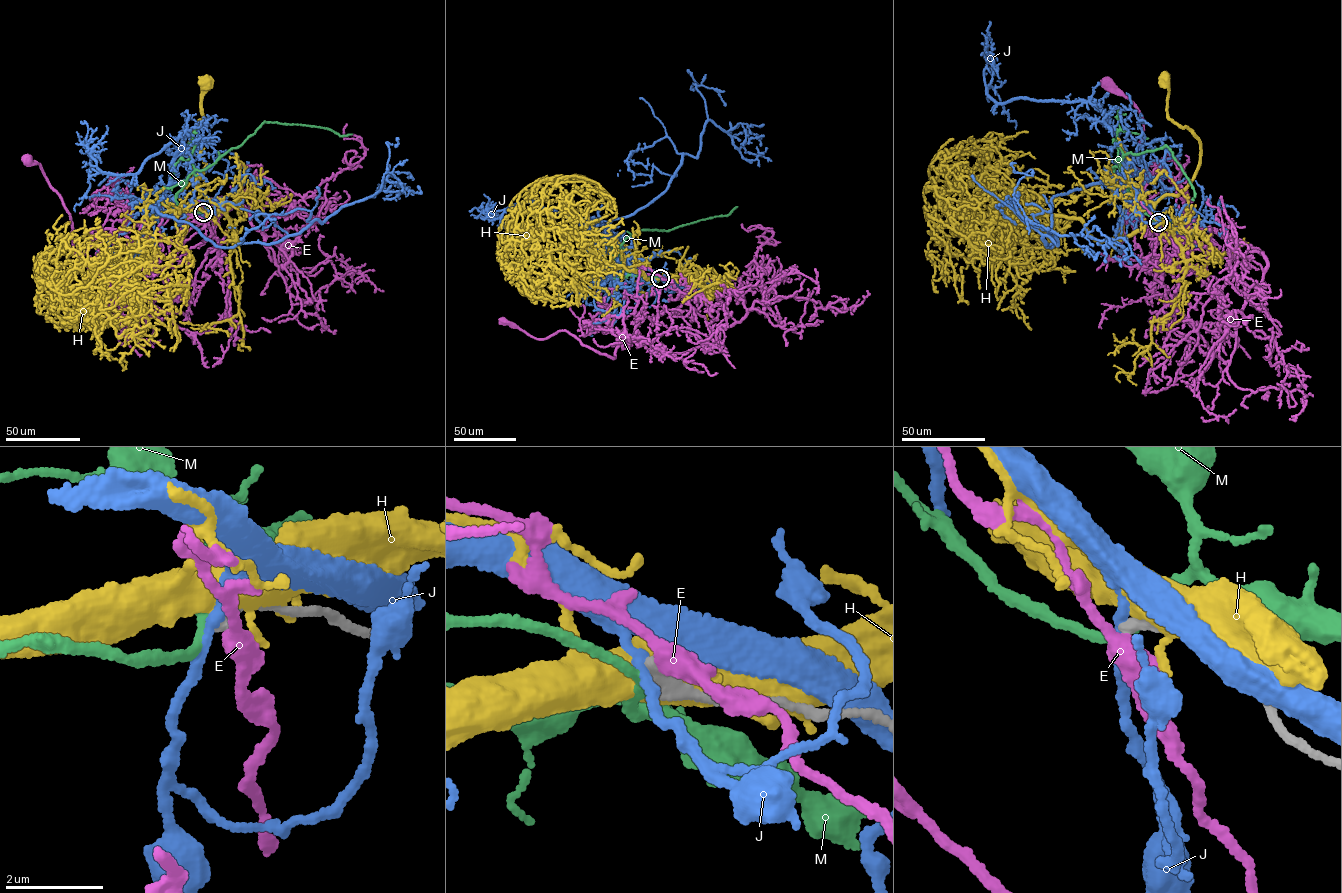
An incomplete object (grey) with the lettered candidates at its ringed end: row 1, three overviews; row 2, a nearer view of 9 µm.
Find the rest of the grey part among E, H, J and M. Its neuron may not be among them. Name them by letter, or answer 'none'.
none

